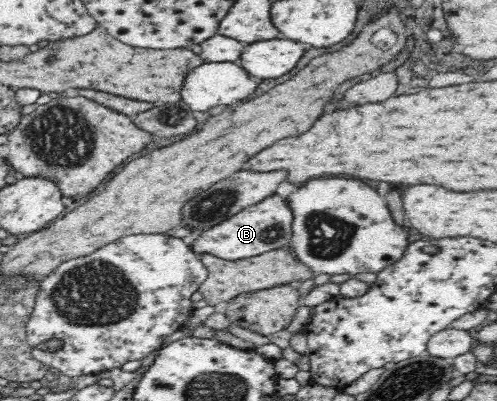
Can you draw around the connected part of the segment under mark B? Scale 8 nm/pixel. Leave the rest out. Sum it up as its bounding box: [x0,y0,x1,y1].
[190,195,292,260]

